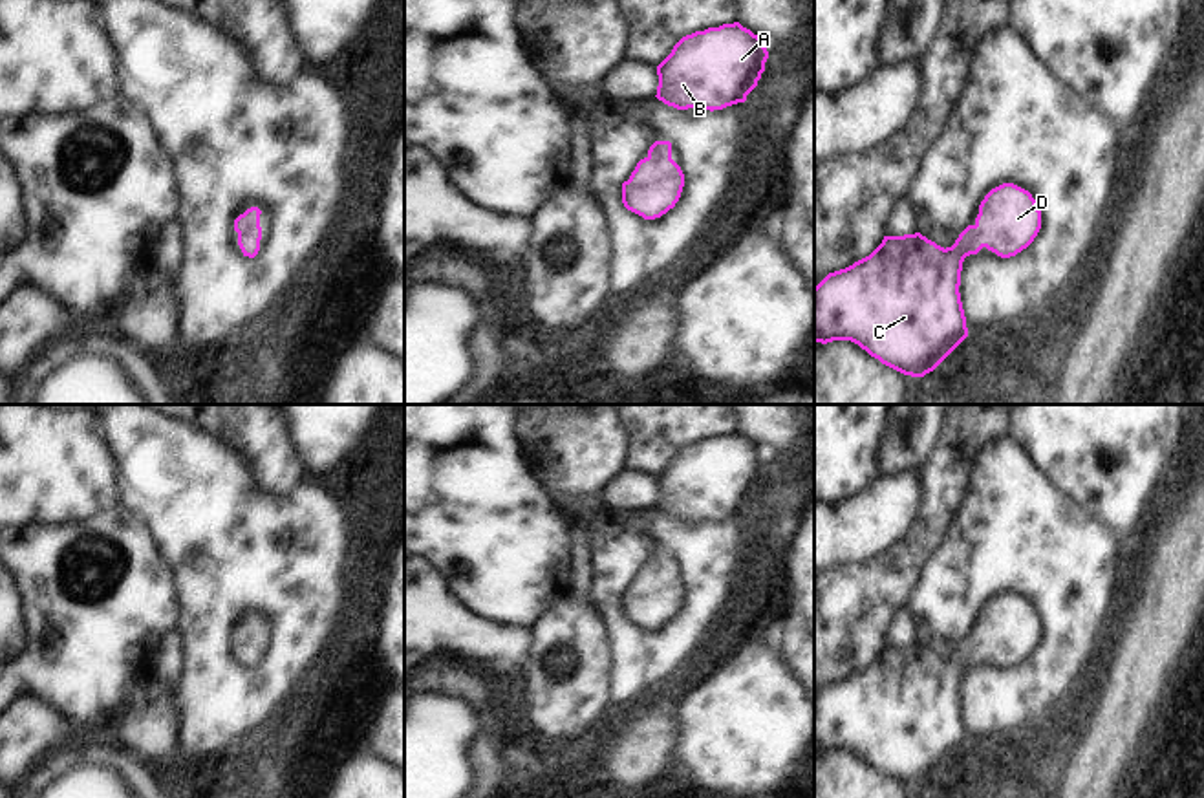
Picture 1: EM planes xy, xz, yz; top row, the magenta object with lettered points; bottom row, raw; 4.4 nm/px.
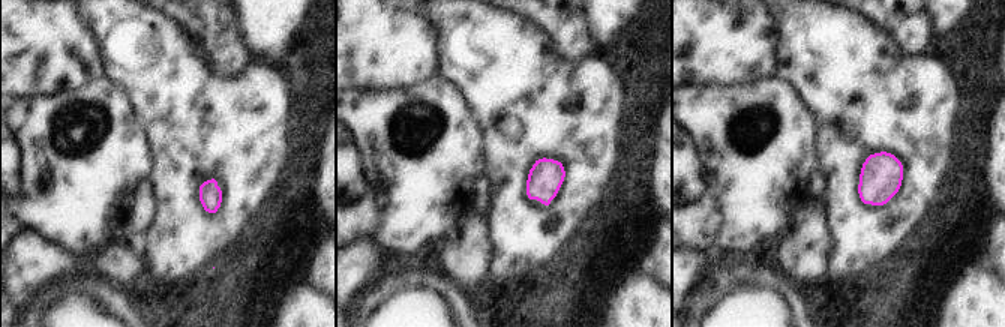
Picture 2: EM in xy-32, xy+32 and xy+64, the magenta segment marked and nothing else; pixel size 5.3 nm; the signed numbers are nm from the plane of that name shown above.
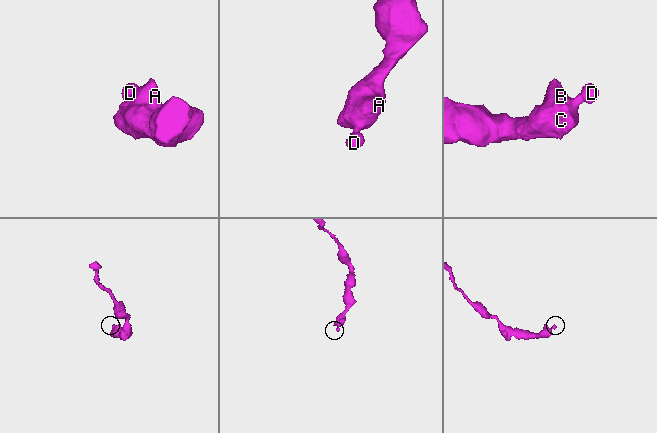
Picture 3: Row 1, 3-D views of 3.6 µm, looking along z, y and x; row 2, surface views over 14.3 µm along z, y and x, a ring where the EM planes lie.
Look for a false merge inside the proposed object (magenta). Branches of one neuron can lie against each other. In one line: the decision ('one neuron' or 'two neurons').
one neuron

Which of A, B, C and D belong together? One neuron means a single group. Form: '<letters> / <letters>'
A B C D

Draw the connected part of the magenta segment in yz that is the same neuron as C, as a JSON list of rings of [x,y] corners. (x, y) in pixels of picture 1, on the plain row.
[[[1014,593],[992,598],[979,615],[973,635],[968,635],[951,657],[941,657],[920,642],[884,646],[882,653],[853,675],[829,683],[814,697],[814,752],[851,750],[882,774],[911,787],[933,782],[966,747],[966,727],[961,712],[961,681],[970,664],[983,657],[1001,668],[1010,668],[1027,659],[1041,639],[1041,620],[1032,604]]]

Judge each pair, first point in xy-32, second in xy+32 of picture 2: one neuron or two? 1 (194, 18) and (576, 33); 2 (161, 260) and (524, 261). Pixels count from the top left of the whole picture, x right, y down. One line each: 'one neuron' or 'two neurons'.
1: one neuron
2: one neuron

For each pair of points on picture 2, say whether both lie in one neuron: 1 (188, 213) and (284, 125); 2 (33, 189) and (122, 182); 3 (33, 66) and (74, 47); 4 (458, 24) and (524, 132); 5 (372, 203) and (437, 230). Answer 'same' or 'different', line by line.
1: same
2: same
3: same
4: same
5: same

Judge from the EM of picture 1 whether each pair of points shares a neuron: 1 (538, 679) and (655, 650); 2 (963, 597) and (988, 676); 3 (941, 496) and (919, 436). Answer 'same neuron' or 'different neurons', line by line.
1: different neurons
2: same neuron
3: different neurons

